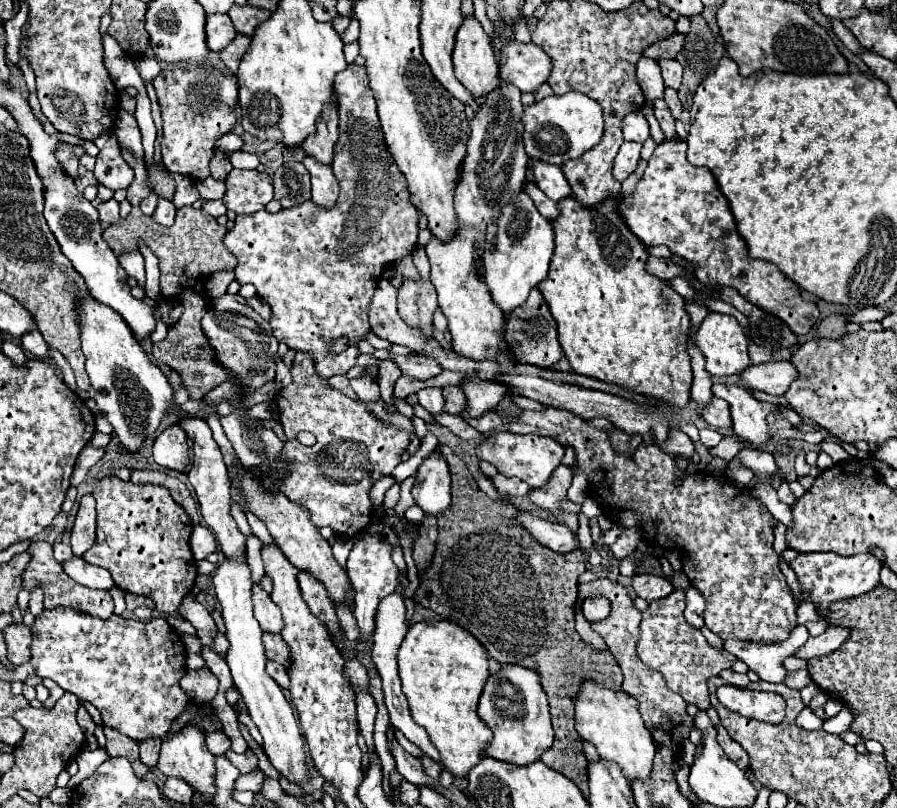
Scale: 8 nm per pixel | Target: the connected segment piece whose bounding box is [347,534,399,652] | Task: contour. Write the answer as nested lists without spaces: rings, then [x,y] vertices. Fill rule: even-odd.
[[[365,534],[365,536],[355,538],[353,550],[347,558],[347,576],[349,576],[353,590],[355,590],[353,616],[363,632],[363,636],[359,638],[359,644],[357,644],[357,652],[361,652],[365,648],[367,634],[371,634],[375,628],[375,610],[377,610],[379,600],[389,596],[389,592],[395,592],[395,588],[399,586],[399,570],[391,560],[391,550],[393,550],[393,546],[387,540],[383,540],[379,536]]]

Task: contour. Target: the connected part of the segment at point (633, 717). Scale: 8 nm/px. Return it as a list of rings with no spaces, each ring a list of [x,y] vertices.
[[[583,680],[575,700],[575,710],[575,730],[581,738],[595,744],[603,760],[617,762],[629,782],[633,782],[635,778],[647,780],[651,776],[655,744],[639,714],[639,702],[633,696],[629,696],[621,688],[611,690],[605,686],[597,686],[595,682]]]

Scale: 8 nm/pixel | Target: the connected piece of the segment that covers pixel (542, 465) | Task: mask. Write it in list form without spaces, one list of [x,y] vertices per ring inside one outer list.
[[[495,432],[495,434],[483,438],[483,442],[477,446],[475,454],[479,460],[491,462],[499,470],[499,474],[515,476],[515,478],[527,482],[531,488],[541,488],[549,480],[551,472],[561,464],[565,448],[561,444],[557,444],[555,440],[543,438],[543,436],[517,436],[517,434],[509,434],[509,432]]]

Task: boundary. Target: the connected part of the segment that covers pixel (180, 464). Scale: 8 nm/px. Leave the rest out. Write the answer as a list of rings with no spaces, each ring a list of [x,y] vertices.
[[[175,424],[163,430],[153,444],[153,460],[163,468],[185,472],[191,464],[187,434]]]

